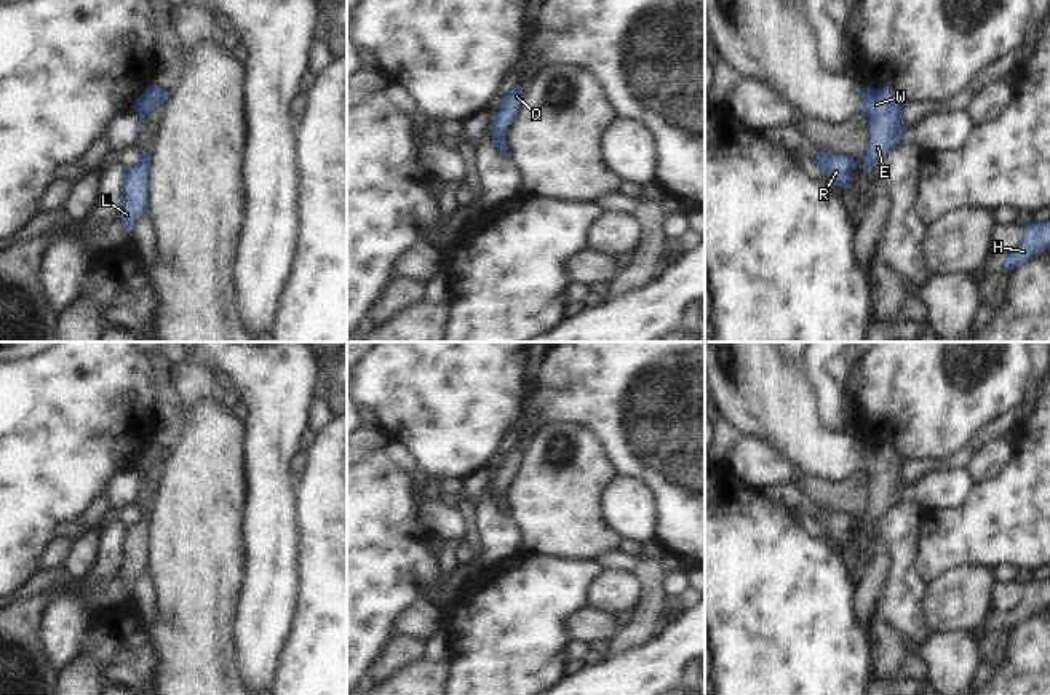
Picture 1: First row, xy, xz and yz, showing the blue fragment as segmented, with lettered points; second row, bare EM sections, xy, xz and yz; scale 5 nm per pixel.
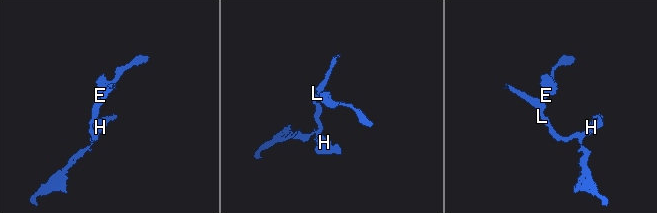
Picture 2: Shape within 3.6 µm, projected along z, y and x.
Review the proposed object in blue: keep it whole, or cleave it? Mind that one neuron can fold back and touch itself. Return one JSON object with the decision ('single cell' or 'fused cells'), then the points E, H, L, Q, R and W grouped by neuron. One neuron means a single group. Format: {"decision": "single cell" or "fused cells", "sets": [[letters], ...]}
{"decision": "single cell", "sets": [["E", "H", "L", "Q", "R", "W"]]}

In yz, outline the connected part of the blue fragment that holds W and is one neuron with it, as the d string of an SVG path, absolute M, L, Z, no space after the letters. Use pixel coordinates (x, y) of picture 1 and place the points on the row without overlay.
M887 443L860 447L860 471L868 475L869 500L863 514L861 527L871 530L873 526L905 497L908 487L905 483L905 462L895 447Z

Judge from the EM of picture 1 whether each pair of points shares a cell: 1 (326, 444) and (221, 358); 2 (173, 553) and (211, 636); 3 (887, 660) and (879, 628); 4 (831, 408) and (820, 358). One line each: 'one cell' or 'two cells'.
1: two cells
2: one cell
3: one cell
4: one cell

